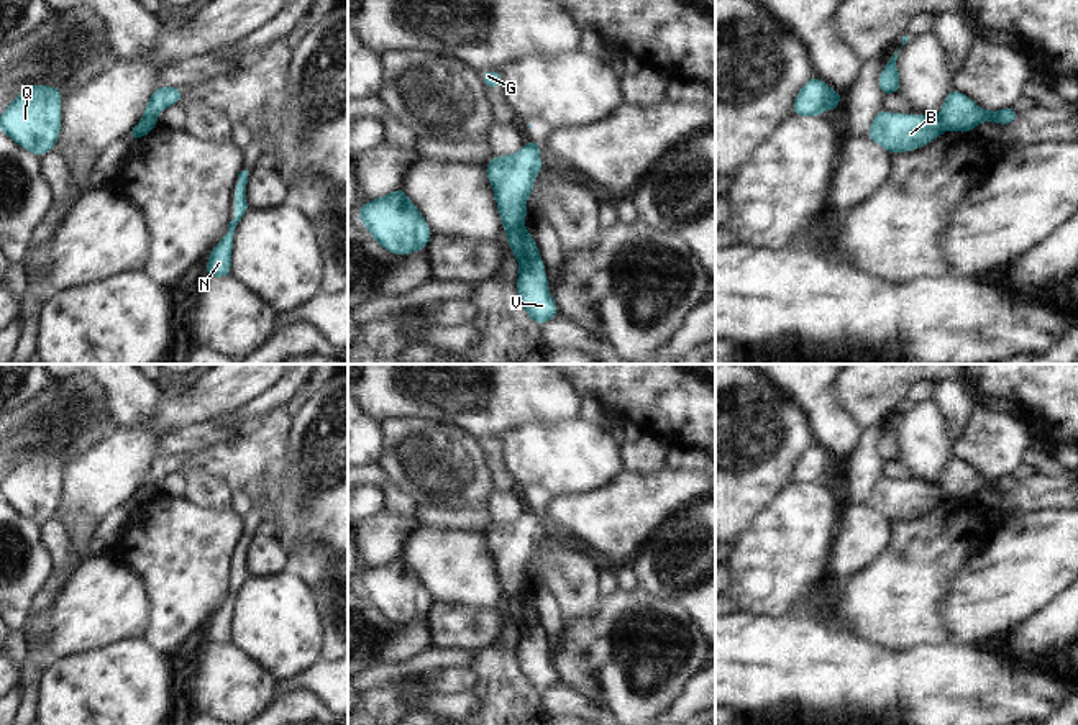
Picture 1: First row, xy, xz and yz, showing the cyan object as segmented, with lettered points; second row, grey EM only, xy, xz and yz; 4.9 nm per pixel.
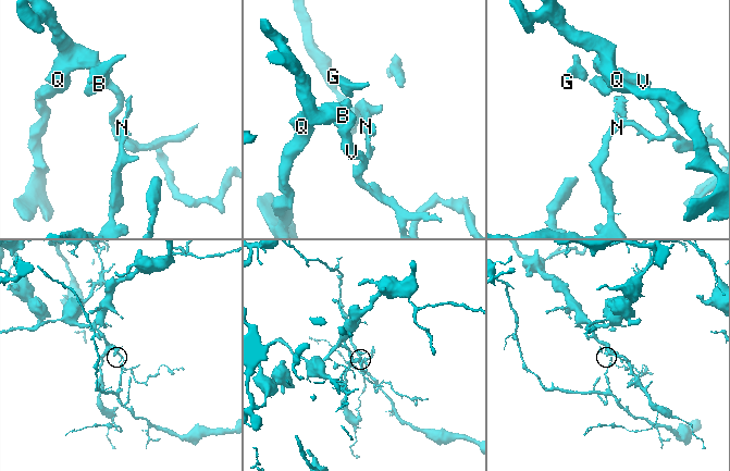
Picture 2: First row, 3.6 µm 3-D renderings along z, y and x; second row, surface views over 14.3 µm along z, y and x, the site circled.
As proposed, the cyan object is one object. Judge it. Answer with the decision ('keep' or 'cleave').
cleave

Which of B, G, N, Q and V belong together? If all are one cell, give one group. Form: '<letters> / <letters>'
B G / N Q V

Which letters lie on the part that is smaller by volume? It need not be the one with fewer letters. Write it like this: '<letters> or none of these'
B, G

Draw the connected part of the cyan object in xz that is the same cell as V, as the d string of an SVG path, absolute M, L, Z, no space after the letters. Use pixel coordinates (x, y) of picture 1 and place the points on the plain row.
M525 592L507 599L507 610L520 636L517 643L517 663L525 681L541 694L558 684L558 674L550 661L545 632L533 604Z

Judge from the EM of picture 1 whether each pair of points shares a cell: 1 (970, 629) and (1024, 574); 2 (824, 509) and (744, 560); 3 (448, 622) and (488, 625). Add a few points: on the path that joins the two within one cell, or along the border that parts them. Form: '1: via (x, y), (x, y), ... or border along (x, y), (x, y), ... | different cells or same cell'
1: via (983, 615), (1011, 588) | same cell
2: via (804, 524), (768, 560), (763, 560) | same cell
3: via (458, 622), (478, 622) | same cell

